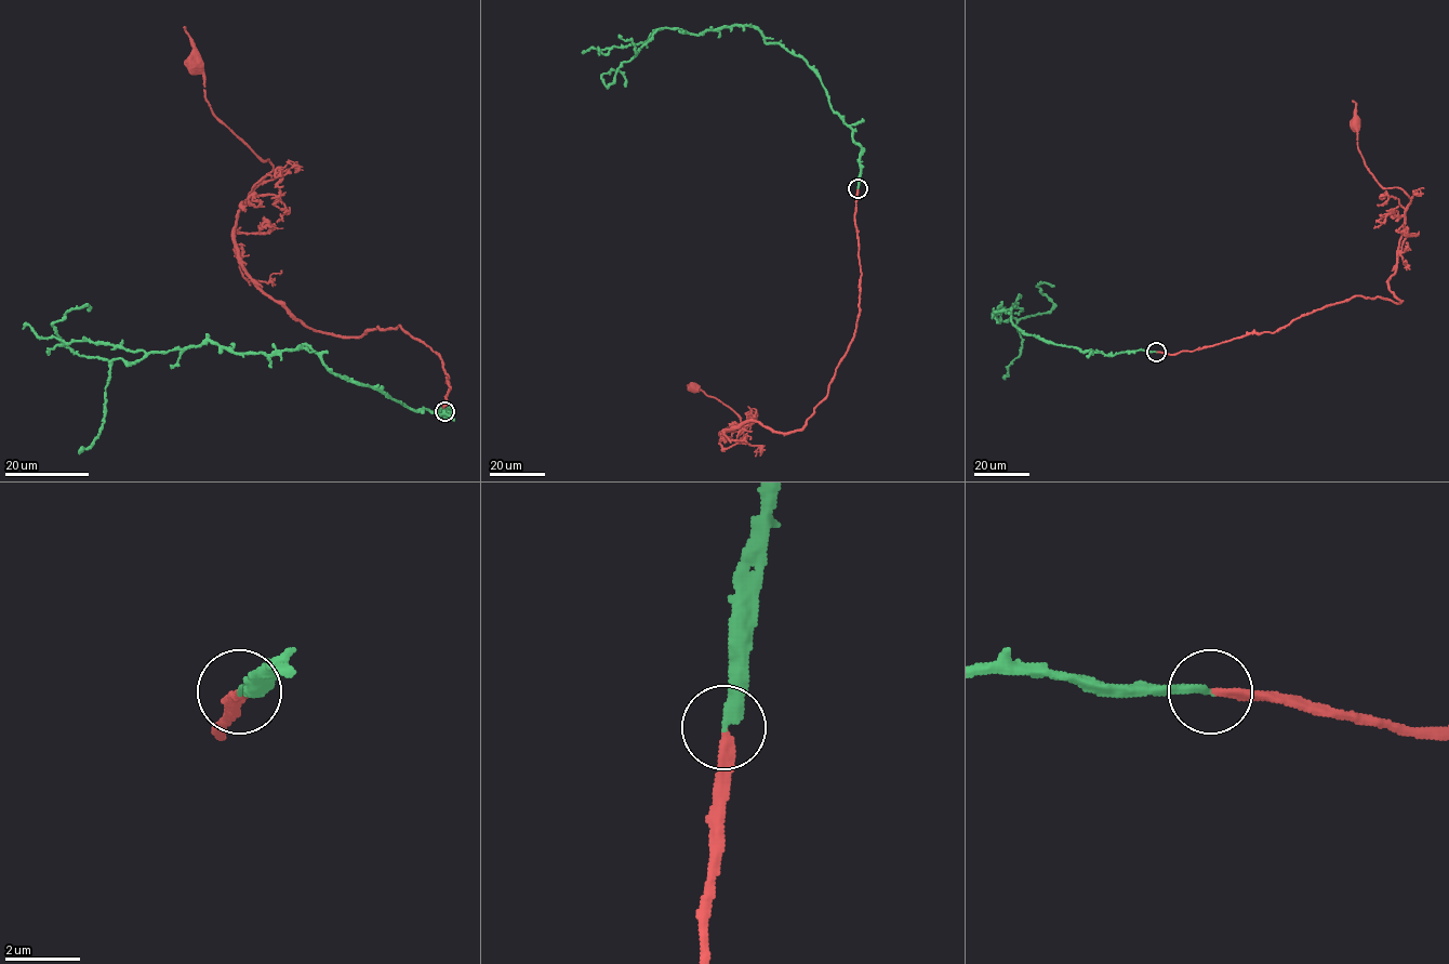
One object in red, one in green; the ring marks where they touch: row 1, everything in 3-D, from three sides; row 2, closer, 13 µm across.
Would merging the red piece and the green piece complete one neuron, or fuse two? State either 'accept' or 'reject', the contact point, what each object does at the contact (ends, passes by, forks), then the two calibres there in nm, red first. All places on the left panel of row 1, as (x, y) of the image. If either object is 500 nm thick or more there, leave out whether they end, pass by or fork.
accept | (444, 411) | red ends | green ends | 220/240 nm

